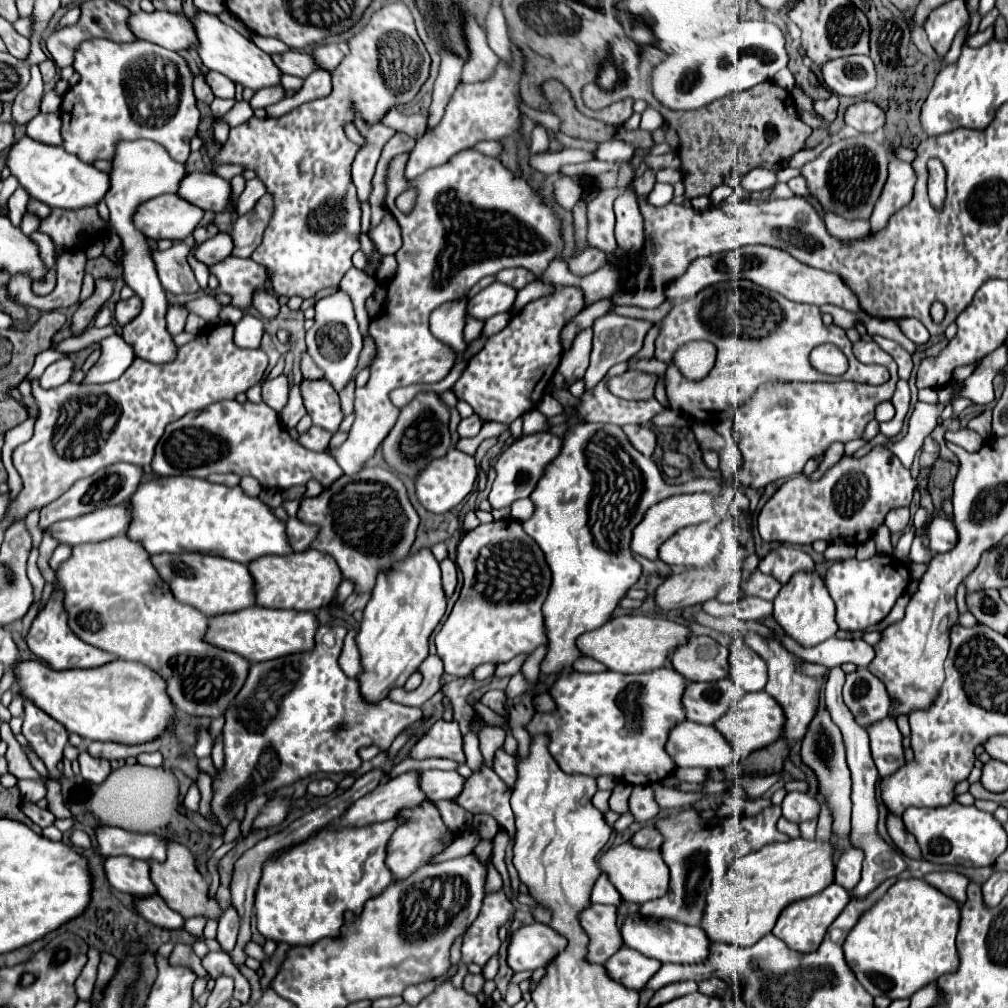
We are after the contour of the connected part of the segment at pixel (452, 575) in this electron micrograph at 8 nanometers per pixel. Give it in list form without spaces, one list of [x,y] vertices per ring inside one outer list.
[[[444,559],[440,567],[442,567],[442,583],[444,583],[446,597],[452,597],[456,589],[456,563],[452,559]]]

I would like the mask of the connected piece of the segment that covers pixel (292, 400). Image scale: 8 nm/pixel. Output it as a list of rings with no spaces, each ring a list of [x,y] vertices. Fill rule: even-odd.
[[[292,385],[290,387],[290,397],[288,397],[288,403],[286,407],[280,411],[280,421],[284,423],[286,429],[294,429],[296,423],[306,415],[306,409],[304,409],[304,401],[300,397],[300,385]]]

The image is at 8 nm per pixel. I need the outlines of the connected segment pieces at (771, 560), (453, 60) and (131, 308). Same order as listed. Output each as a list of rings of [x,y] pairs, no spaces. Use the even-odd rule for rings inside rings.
[[[782,545],[778,549],[772,549],[760,561],[758,569],[762,573],[766,573],[766,575],[772,575],[782,585],[786,585],[794,573],[800,573],[800,571],[810,573],[810,571],[814,571],[814,561],[802,549],[796,549],[796,547],[790,547],[790,545]]]
[[[440,51],[442,55],[442,65],[440,65],[440,75],[434,83],[434,93],[432,93],[432,103],[428,107],[428,119],[426,119],[426,131],[434,129],[442,117],[444,117],[444,109],[456,89],[456,85],[460,83],[460,73],[464,67],[464,61],[450,53],[450,51]]]
[[[136,295],[132,299],[128,299],[128,301],[118,301],[116,307],[114,307],[114,321],[120,327],[124,327],[140,313],[140,309],[142,309],[142,301]]]

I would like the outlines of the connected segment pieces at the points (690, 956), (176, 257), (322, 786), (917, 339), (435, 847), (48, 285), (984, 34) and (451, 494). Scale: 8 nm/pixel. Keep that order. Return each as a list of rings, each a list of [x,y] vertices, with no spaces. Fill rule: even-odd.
[[[626,913],[620,933],[622,933],[624,945],[640,951],[646,957],[658,959],[662,963],[682,963],[682,965],[700,963],[710,953],[710,939],[706,937],[706,933],[700,927],[678,925],[678,921],[644,919],[644,917],[638,917],[638,913]]]
[[[182,241],[174,243],[166,251],[154,253],[152,259],[154,259],[154,265],[156,265],[164,291],[182,295],[182,293],[196,293],[200,289],[188,261],[186,261],[188,253],[190,253],[190,247]]]
[[[330,779],[310,781],[306,791],[308,791],[310,795],[316,795],[316,797],[326,797],[326,795],[332,795],[332,793],[336,791],[336,783],[334,783],[334,781],[330,781]]]
[[[902,319],[900,321],[900,329],[916,345],[922,345],[922,343],[926,343],[930,339],[930,333],[926,331],[926,327],[920,321],[916,321],[916,319]]]
[[[430,799],[428,805],[420,805],[420,809],[404,809],[404,813],[398,813],[398,817],[404,819],[404,823],[396,827],[386,845],[386,865],[398,881],[404,881],[416,869],[424,867],[432,857],[442,853],[454,841],[456,835],[448,831],[448,827],[440,817],[440,811],[436,809],[436,805],[432,805]]]
[[[56,269],[48,271],[48,277],[44,277],[44,281],[32,281],[32,291],[36,295],[48,295],[56,285]]]
[[[988,27],[986,31],[976,31],[974,35],[970,35],[970,37],[966,39],[966,45],[968,45],[968,47],[982,47],[982,45],[988,43],[992,37],[994,37],[994,29]]]
[[[452,447],[452,451],[448,451],[444,457],[440,459],[432,459],[426,469],[422,469],[416,479],[416,497],[418,501],[430,511],[430,513],[446,513],[452,511],[472,489],[474,489],[474,481],[476,481],[478,469],[476,469],[476,461],[472,455],[466,455],[462,451],[458,451],[456,447]]]

